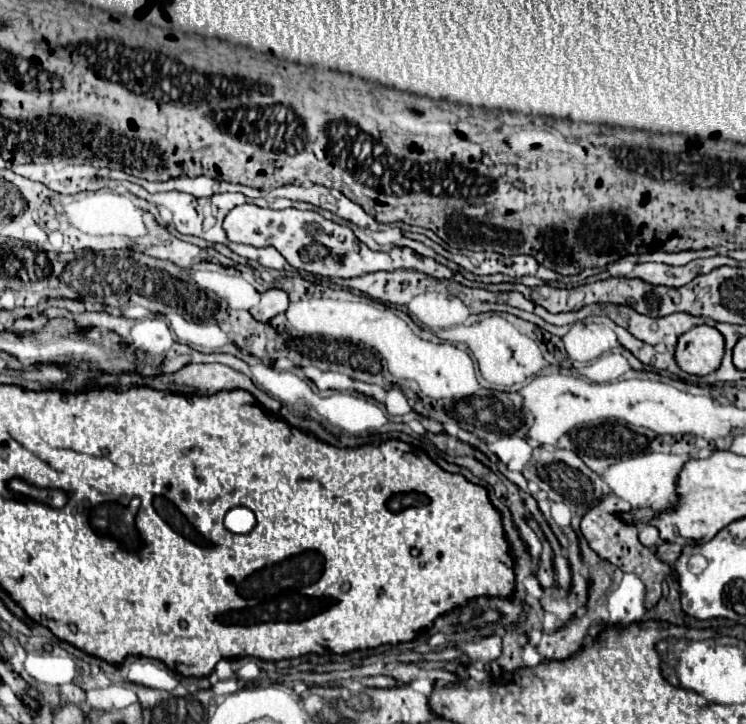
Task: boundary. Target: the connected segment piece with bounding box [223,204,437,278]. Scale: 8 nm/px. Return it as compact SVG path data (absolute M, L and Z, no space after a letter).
M241 204L235 206L223 222L223 230L227 232L227 238L231 242L251 244L255 248L267 248L273 246L293 268L307 270L311 274L319 276L337 276L337 278L355 278L363 274L371 274L377 270L399 270L399 268L413 268L427 274L437 276L437 270L429 258L417 258L417 254L409 248L393 248L391 252L373 252L369 250L347 226L335 224L331 220L325 220L321 214L311 210L271 210L271 208L259 208L255 204Z

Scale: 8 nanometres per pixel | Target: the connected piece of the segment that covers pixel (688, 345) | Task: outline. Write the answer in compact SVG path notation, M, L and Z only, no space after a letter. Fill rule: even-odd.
M695 326L685 332L675 350L675 360L681 370L695 376L707 376L721 364L725 340L713 326Z

